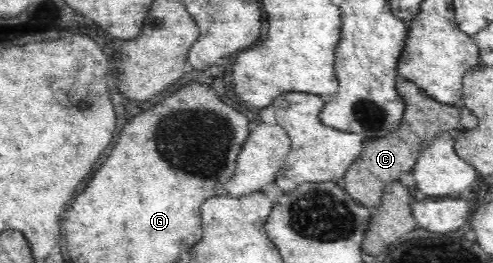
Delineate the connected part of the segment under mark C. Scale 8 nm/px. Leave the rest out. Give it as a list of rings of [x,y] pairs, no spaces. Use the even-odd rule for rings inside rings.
[[[401,75],[397,77],[397,86],[399,96],[407,105],[401,125],[392,131],[392,135],[374,140],[365,139],[359,159],[343,176],[343,189],[367,208],[377,209],[381,205],[386,185],[399,180],[403,174],[412,173],[421,152],[431,146],[439,132],[473,129],[477,125],[477,117],[467,107],[461,109],[454,104],[439,103]]]

